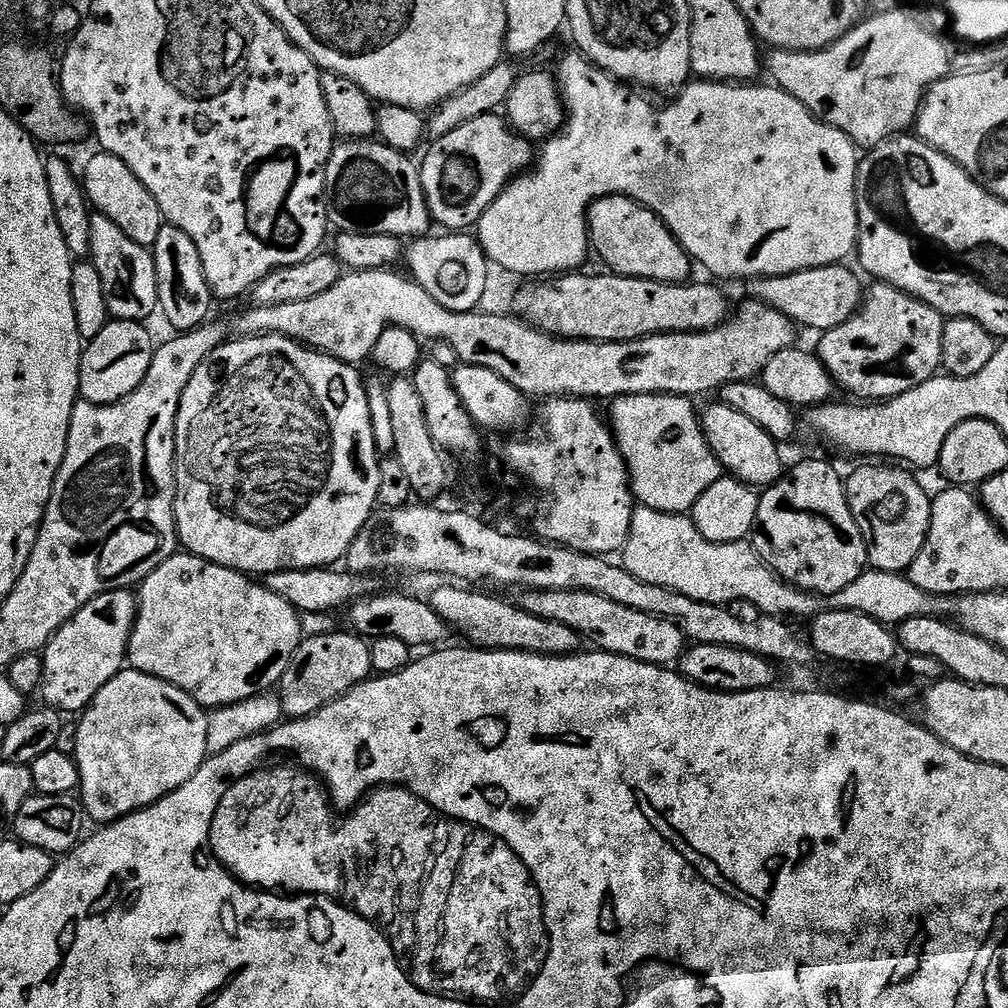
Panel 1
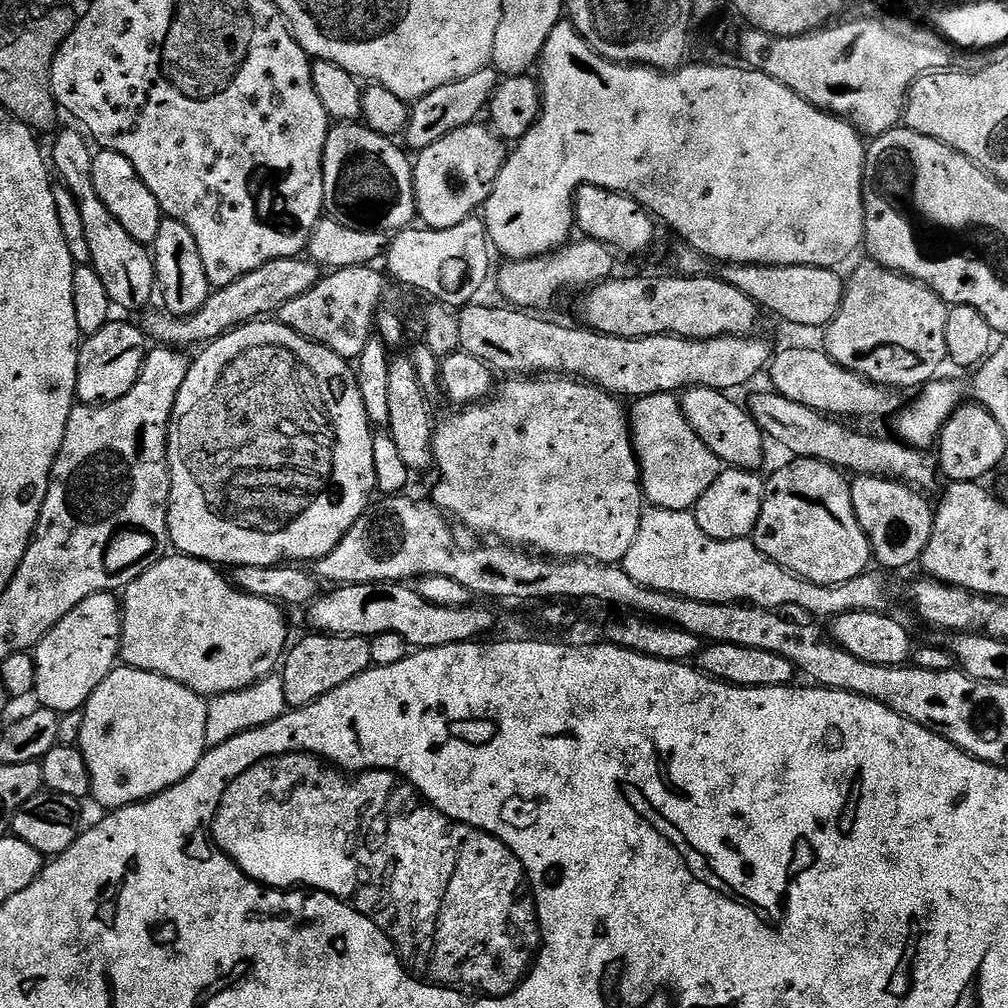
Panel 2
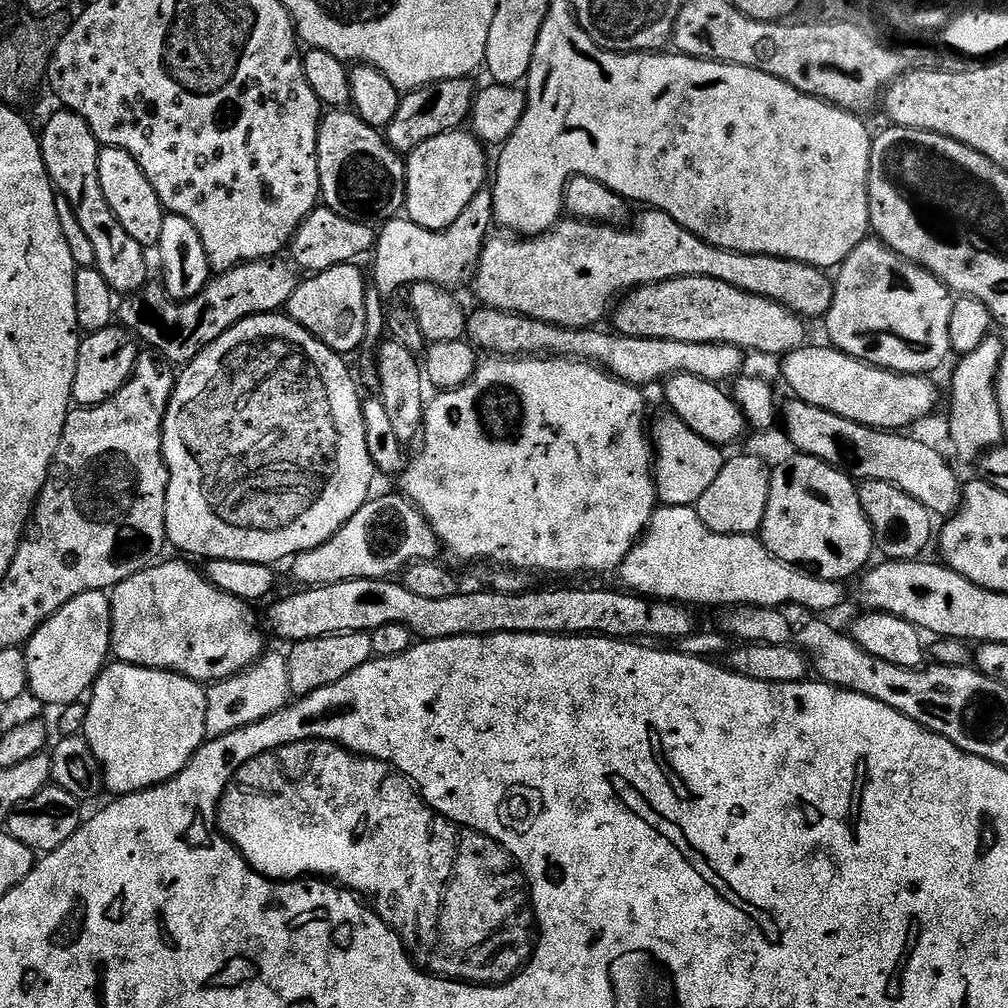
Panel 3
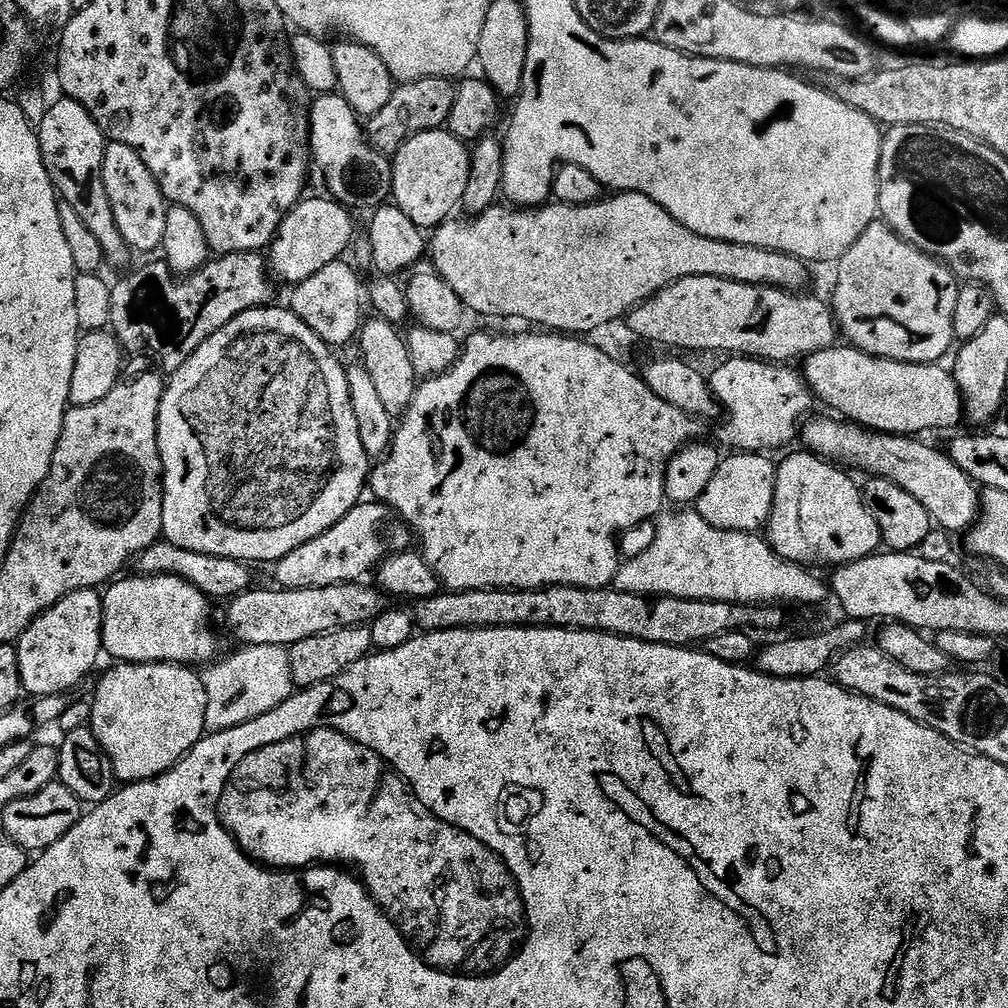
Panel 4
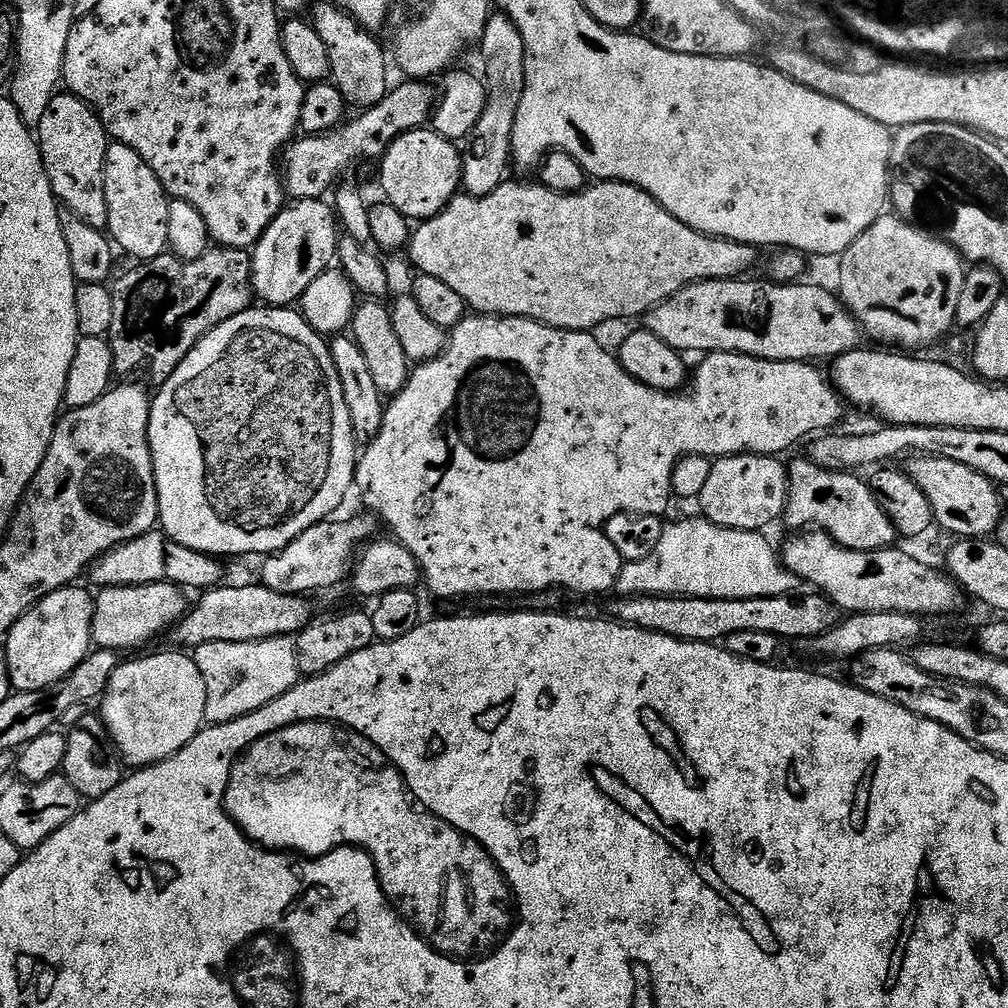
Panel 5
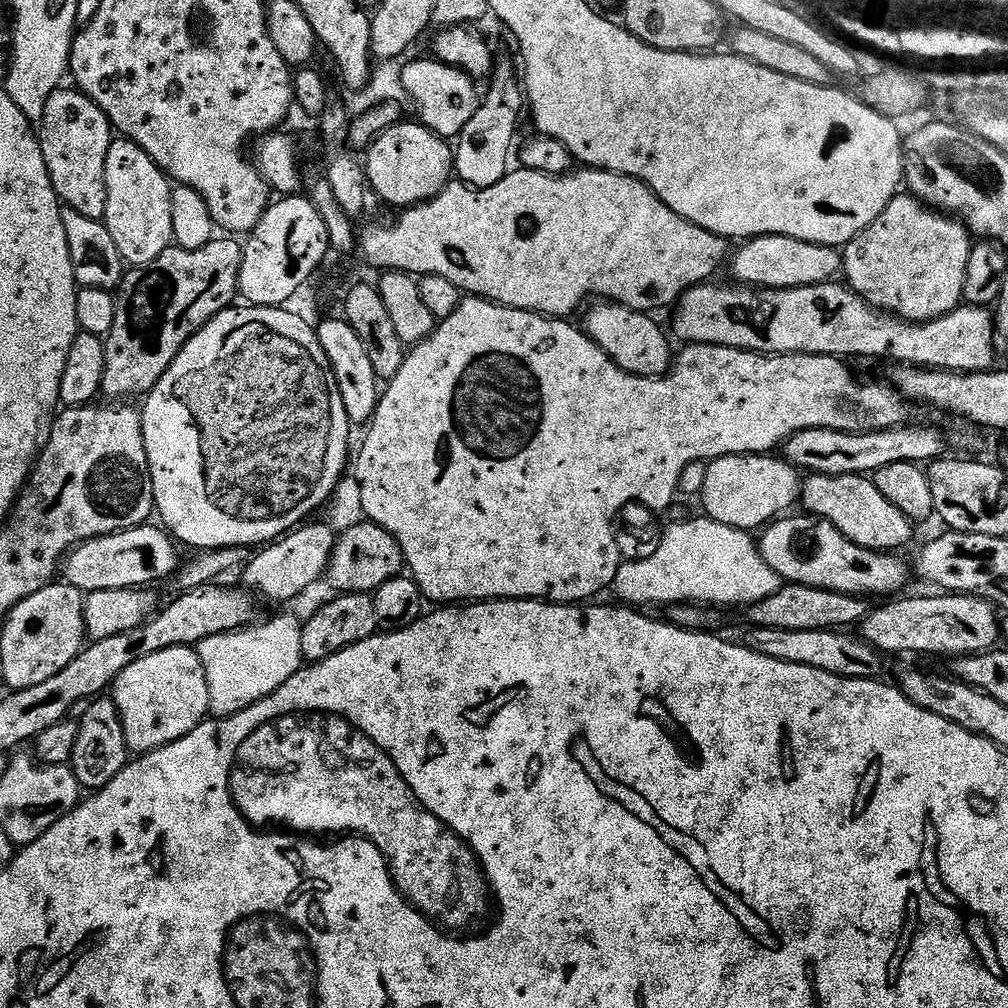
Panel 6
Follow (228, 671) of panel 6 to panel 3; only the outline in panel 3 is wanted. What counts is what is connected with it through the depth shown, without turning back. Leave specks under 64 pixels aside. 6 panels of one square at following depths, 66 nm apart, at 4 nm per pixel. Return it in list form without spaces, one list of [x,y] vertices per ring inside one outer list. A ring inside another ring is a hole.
[[[269,651],[252,664],[245,672],[239,672],[225,680],[218,680],[207,689],[206,737],[217,740],[239,728],[262,722],[275,712],[288,707],[293,699],[290,690],[288,662],[283,655]]]

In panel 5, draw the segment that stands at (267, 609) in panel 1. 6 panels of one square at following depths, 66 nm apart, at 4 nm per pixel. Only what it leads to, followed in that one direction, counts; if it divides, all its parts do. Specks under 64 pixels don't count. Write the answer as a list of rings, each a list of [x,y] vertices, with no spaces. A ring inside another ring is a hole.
[[[143,584],[121,588],[101,588],[95,593],[92,643],[97,649],[140,648],[155,636],[169,631],[186,611],[185,593],[174,584]]]

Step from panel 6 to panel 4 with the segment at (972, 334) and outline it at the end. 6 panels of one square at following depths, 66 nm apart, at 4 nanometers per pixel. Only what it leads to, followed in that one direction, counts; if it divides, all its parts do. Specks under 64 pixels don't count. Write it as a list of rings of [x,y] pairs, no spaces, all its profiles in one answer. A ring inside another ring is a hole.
[[[682,278],[629,312],[626,325],[638,339],[665,344],[668,350],[724,351],[740,358],[796,362],[792,360],[831,348],[838,340],[835,312],[825,301],[823,304],[818,297],[808,295],[722,278]]]

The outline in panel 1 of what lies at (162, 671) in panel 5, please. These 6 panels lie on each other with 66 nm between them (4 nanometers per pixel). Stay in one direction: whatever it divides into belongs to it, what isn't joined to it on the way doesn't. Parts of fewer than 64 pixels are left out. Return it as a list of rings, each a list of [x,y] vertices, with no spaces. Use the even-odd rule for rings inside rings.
[[[121,670],[117,676],[110,678],[110,682],[106,682],[106,686],[102,686],[102,690],[98,690],[98,694],[92,699],[92,703],[84,709],[76,724],[76,751],[74,759],[80,771],[78,799],[84,806],[87,819],[89,821],[97,820],[97,825],[100,826],[112,824],[116,820],[123,818],[123,816],[141,812],[143,808],[149,808],[150,805],[156,804],[162,798],[169,796],[174,790],[178,790],[178,786],[190,782],[190,778],[194,778],[196,771],[204,765],[204,761],[209,757],[208,747],[206,746],[207,725],[208,712],[206,709],[198,702],[194,702],[194,698],[190,698],[190,694],[178,690],[178,686],[174,686],[162,678],[151,676],[150,674],[142,674],[135,670]]]

